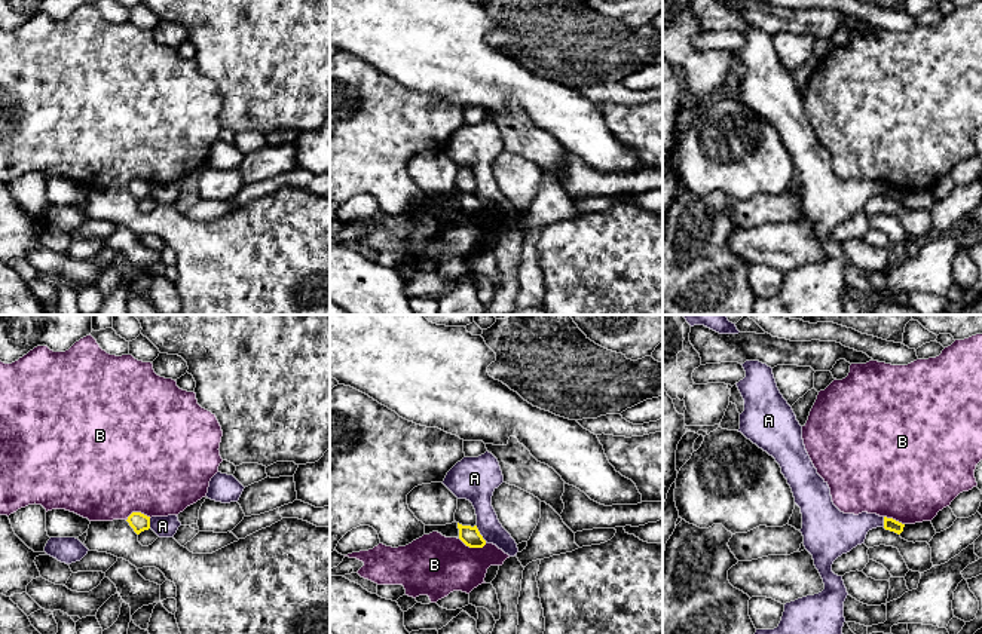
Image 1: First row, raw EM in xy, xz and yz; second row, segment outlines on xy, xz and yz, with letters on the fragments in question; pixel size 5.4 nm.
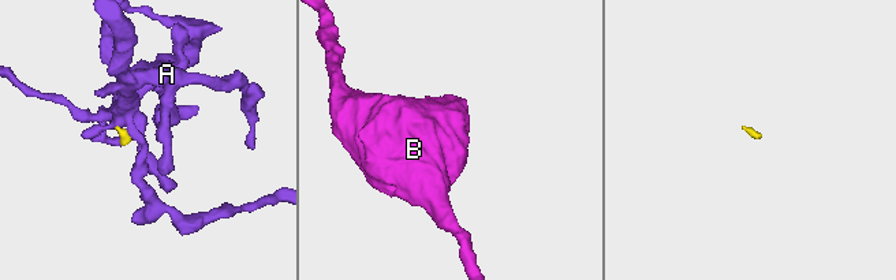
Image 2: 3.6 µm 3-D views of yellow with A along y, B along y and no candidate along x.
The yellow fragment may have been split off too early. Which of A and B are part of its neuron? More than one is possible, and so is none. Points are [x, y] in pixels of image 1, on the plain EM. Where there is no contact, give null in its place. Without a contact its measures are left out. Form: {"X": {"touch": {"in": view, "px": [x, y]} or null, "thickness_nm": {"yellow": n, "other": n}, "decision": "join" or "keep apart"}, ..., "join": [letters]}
{"A": {"touch": {"in": "xz", "px": [479, 201]}, "thickness_nm": {"yellow": 100, "other": 170}, "decision": "keep apart"}, "B": {"touch": {"in": "xz", "px": [473, 214]}, "thickness_nm": {"yellow": 100, "other": 320}, "decision": "keep apart"}, "join": []}

